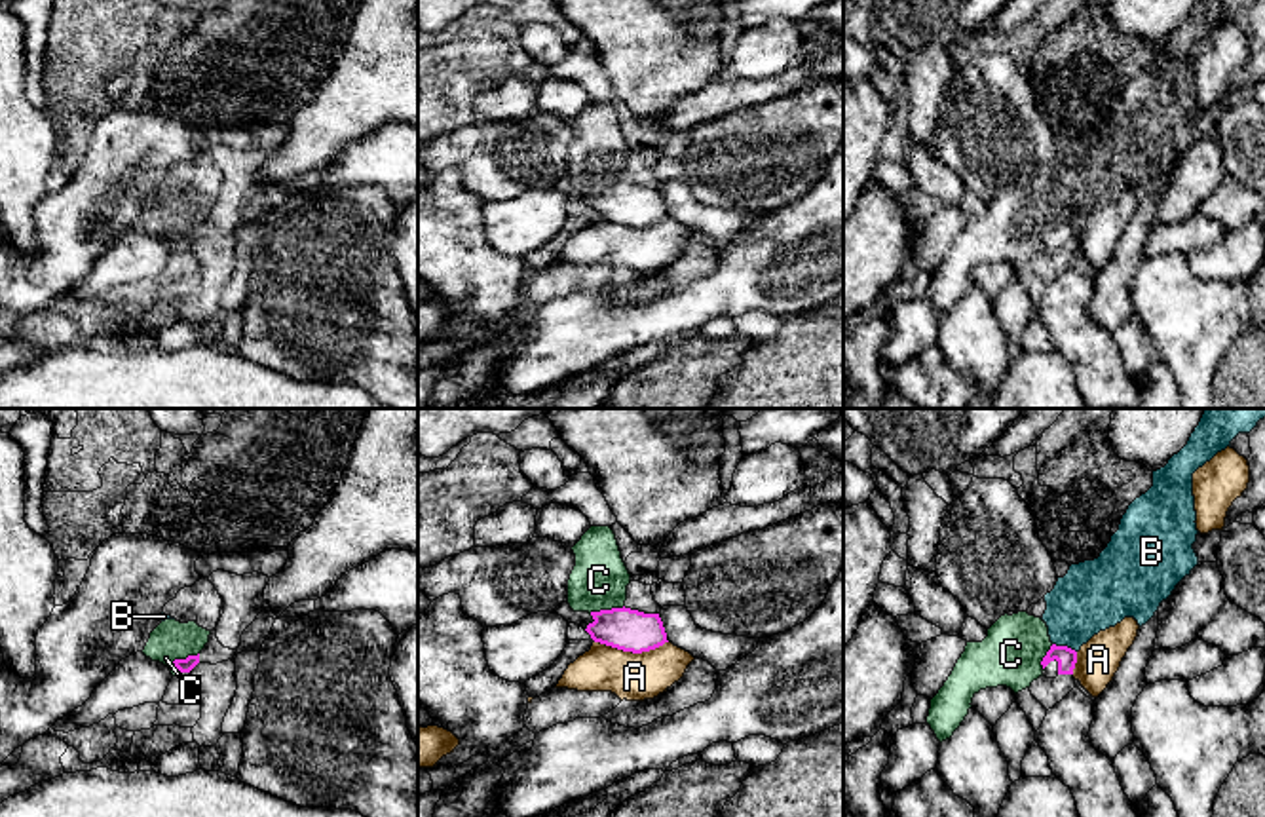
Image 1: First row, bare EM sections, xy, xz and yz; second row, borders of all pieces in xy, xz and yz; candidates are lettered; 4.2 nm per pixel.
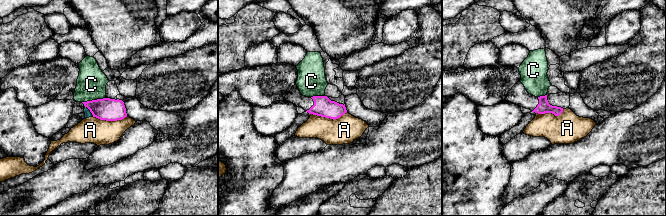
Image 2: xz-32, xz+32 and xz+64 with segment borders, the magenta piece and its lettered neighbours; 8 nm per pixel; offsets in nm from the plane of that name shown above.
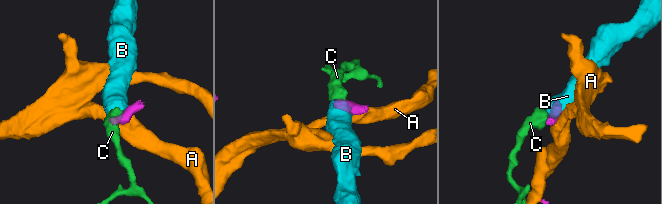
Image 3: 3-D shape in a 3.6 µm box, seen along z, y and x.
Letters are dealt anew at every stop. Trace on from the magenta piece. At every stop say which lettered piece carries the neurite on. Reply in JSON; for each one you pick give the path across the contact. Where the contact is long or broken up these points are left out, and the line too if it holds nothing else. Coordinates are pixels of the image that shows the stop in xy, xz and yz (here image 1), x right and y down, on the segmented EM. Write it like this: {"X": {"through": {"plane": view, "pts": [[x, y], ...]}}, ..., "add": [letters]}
{"add": []}

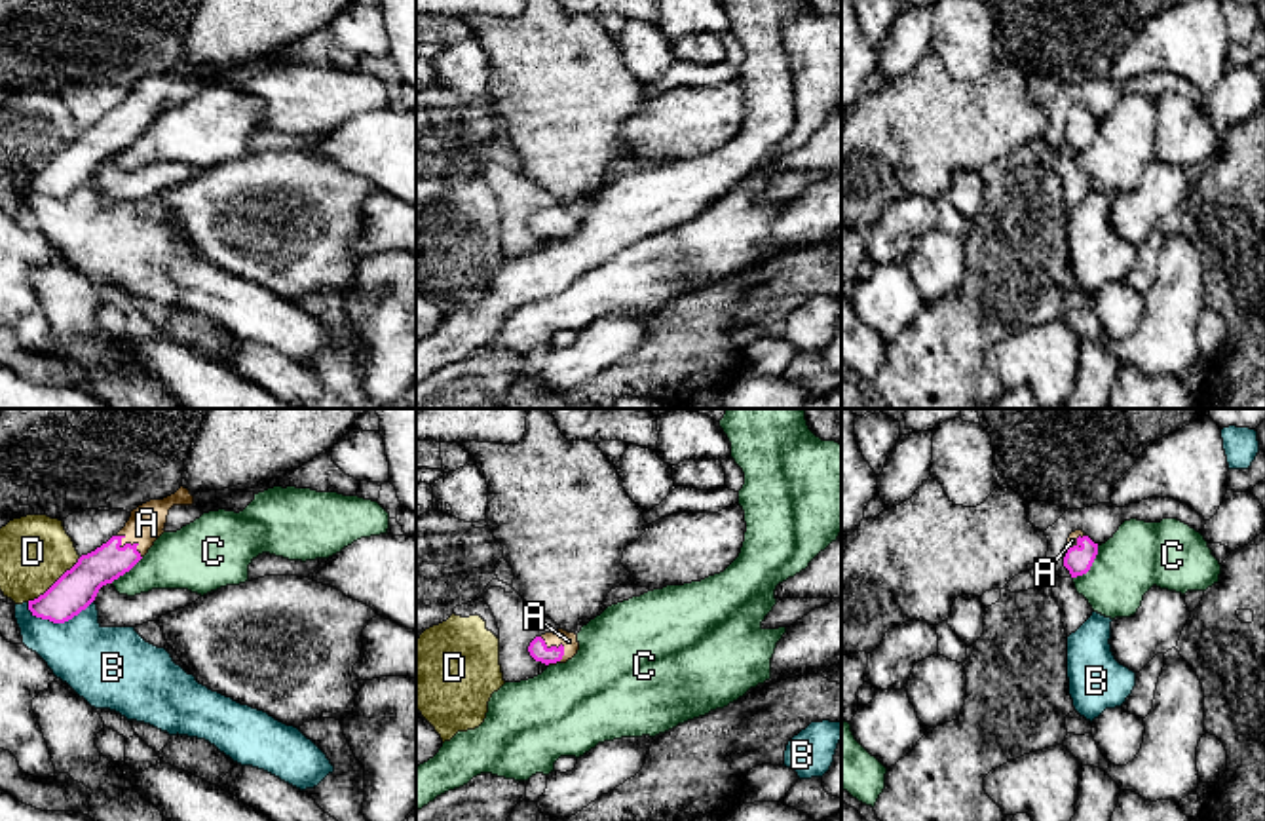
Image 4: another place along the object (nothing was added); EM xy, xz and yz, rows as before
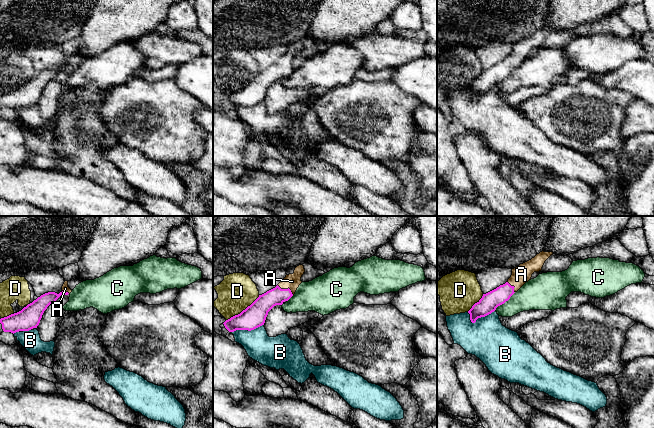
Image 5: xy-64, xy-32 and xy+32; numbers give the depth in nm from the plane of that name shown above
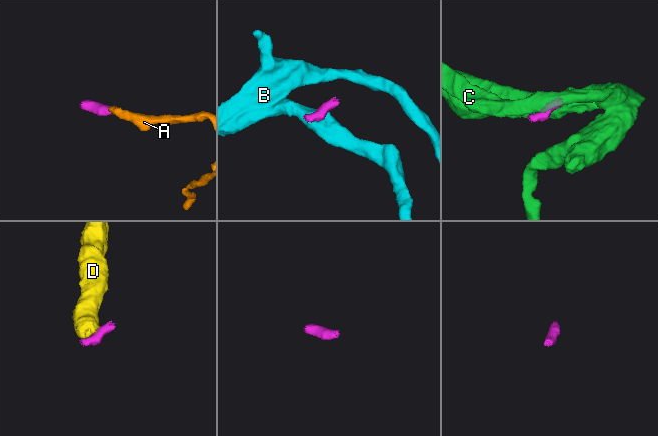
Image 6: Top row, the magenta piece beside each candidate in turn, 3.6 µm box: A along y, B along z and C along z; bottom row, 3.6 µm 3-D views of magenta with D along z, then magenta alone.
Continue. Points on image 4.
{"A": {"through": {"plane": "xz", "pts": [[538, 649], [559, 647], [568, 641]]}}, "add": ["A"]}

